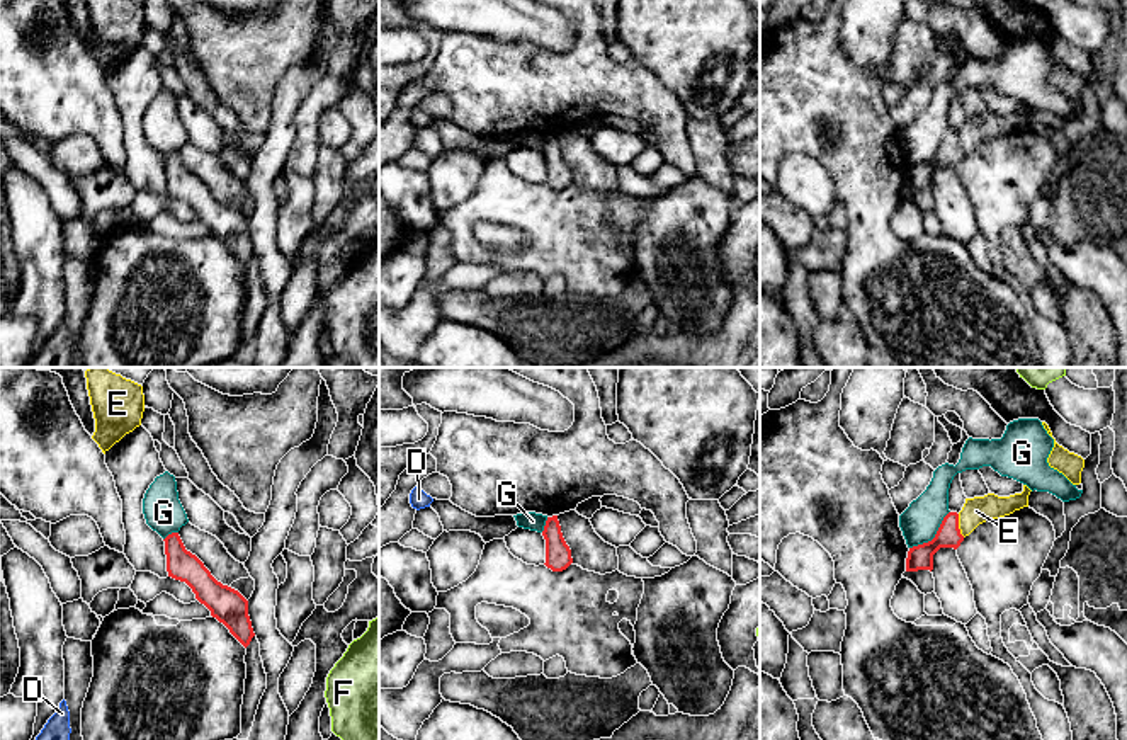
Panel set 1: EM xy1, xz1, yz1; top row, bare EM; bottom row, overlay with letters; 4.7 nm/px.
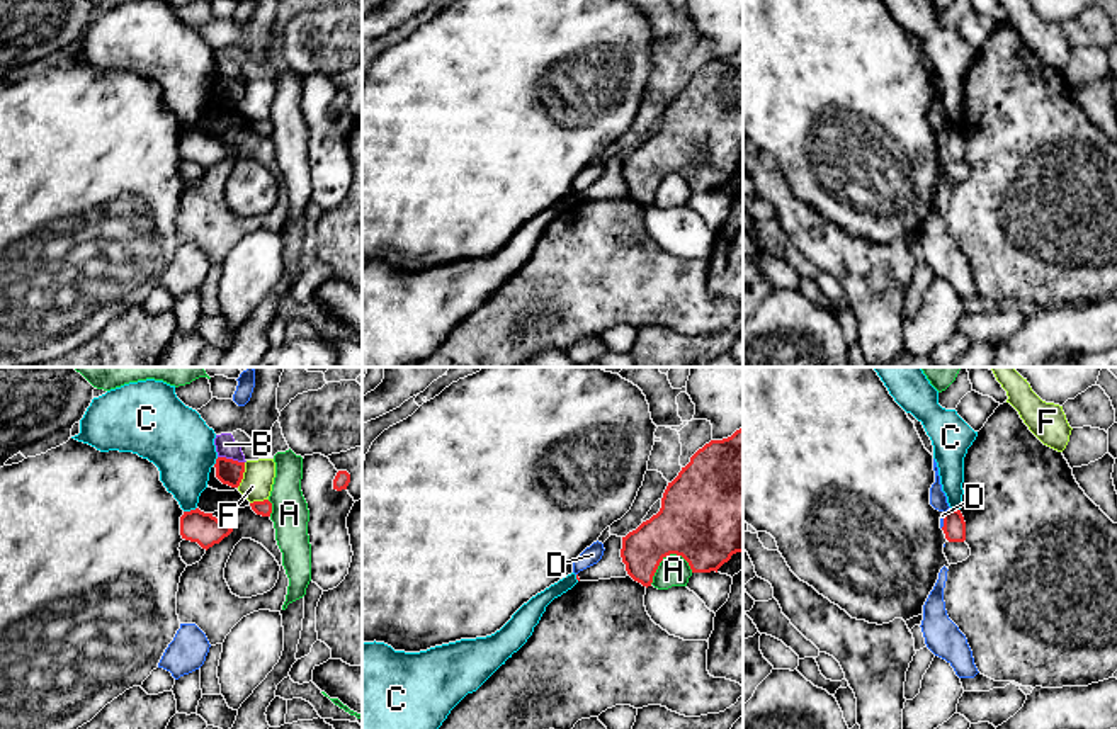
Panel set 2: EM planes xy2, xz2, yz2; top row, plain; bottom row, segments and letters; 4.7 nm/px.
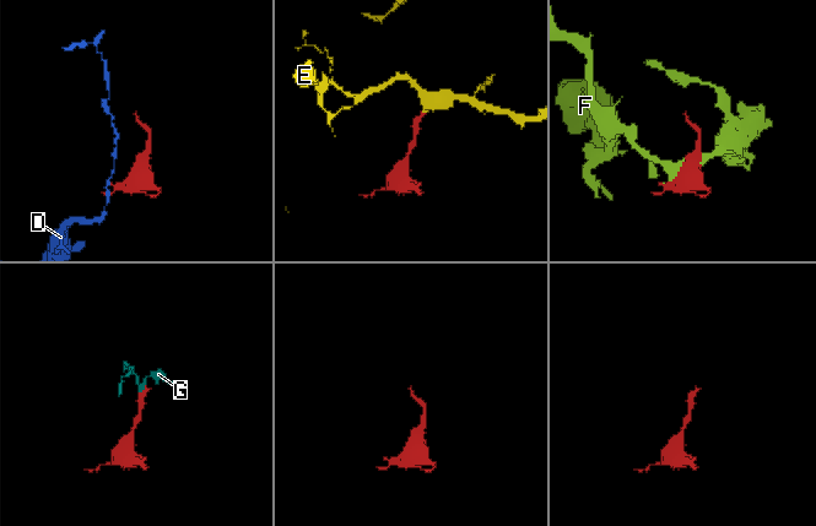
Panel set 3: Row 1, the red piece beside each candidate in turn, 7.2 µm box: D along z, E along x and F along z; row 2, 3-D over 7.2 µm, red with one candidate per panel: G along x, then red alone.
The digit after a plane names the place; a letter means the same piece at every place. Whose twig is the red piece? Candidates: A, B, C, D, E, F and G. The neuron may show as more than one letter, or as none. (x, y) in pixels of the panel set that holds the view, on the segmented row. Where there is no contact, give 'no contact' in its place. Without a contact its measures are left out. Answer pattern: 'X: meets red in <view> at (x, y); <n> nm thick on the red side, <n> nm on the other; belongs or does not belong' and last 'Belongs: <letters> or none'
A: meets red in xz2 at (667, 554); 420 nm thick on the red side, 150 nm on the other; does not belong
B: meets red in xy2 at (232, 459); 120 nm thick on the red side, 100 nm on the other; does not belong
C: meets red in xy2 at (191, 510); 150 nm thick on the red side, 260 nm on the other; does not belong
D: meets red in yz2 at (944, 519); 110 nm thick on the red side, 20 nm on the other; does not belong
E: meets red in yz1 at (957, 526); 120 nm thick on the red side, 130 nm on the other; belongs
F: meets red in xy2 at (242, 474); 120 nm thick on the red side, 150 nm on the other; does not belong
G: meets red in yz1 at (935, 536); 120 nm thick on the red side, 180 nm on the other; does not belong
Belongs: E

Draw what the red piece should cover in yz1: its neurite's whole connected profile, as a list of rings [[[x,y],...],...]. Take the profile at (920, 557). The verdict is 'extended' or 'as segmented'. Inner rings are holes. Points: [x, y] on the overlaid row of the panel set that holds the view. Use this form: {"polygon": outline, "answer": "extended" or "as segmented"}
{"polygon": [[[1023,485],[1022,493],[1015,493],[1010,497],[998,497],[994,493],[988,493],[984,497],[966,498],[962,510],[949,512],[935,538],[928,543],[909,548],[906,558],[906,572],[918,570],[933,570],[933,555],[940,548],[954,548],[957,549],[966,536],[969,536],[979,524],[1000,519],[1013,514],[1023,507],[1028,507],[1030,488]]], "answer": "extended"}

